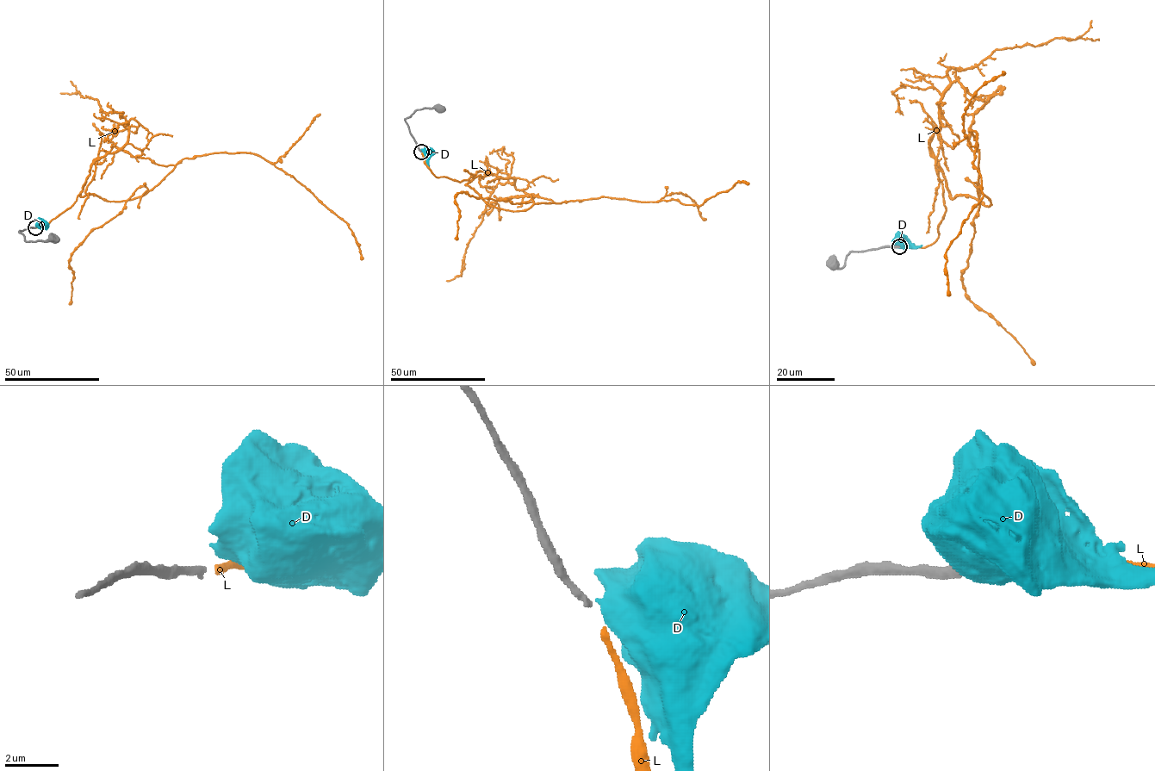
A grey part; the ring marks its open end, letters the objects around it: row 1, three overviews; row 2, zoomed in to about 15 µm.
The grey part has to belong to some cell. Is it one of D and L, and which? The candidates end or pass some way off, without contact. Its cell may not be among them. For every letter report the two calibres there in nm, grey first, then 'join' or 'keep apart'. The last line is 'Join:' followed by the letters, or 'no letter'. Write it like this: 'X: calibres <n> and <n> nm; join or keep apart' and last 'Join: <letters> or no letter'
D: calibres 240 and 700 nm; keep apart
L: calibres 240 and 220 nm; join
Join: L

